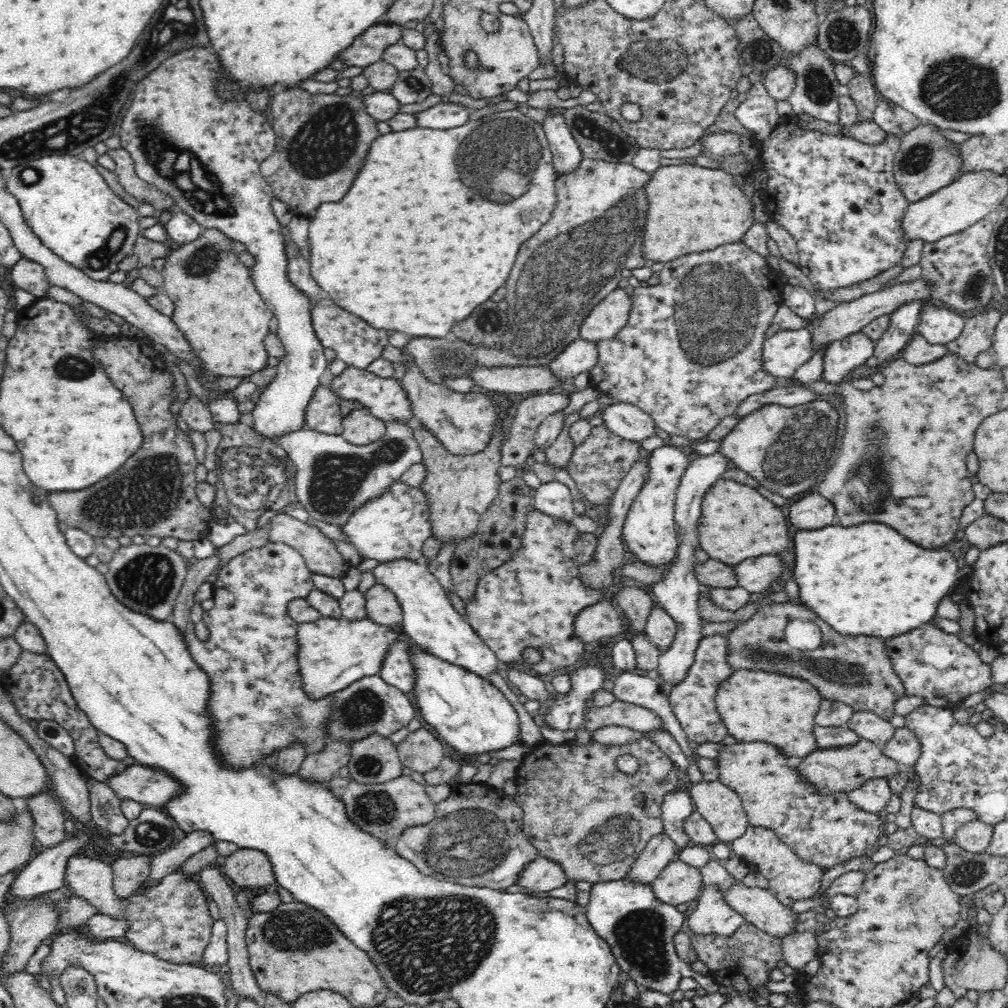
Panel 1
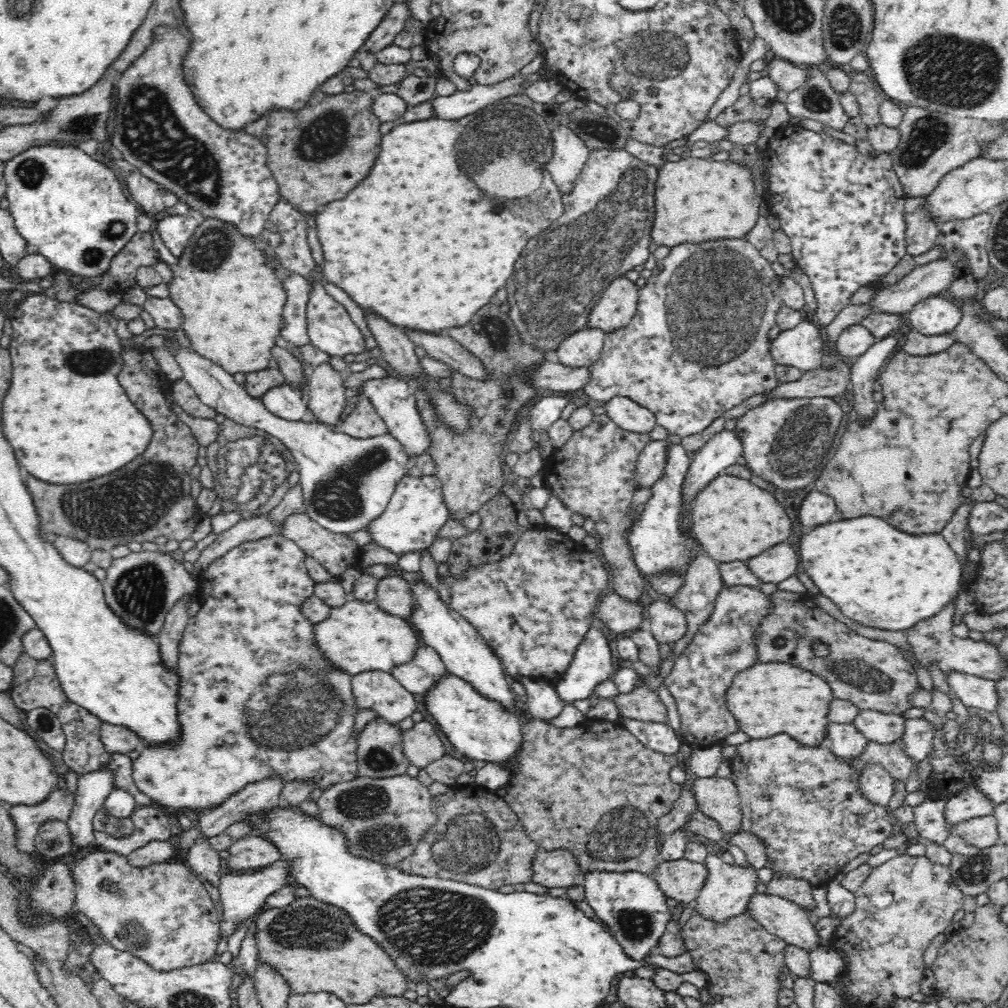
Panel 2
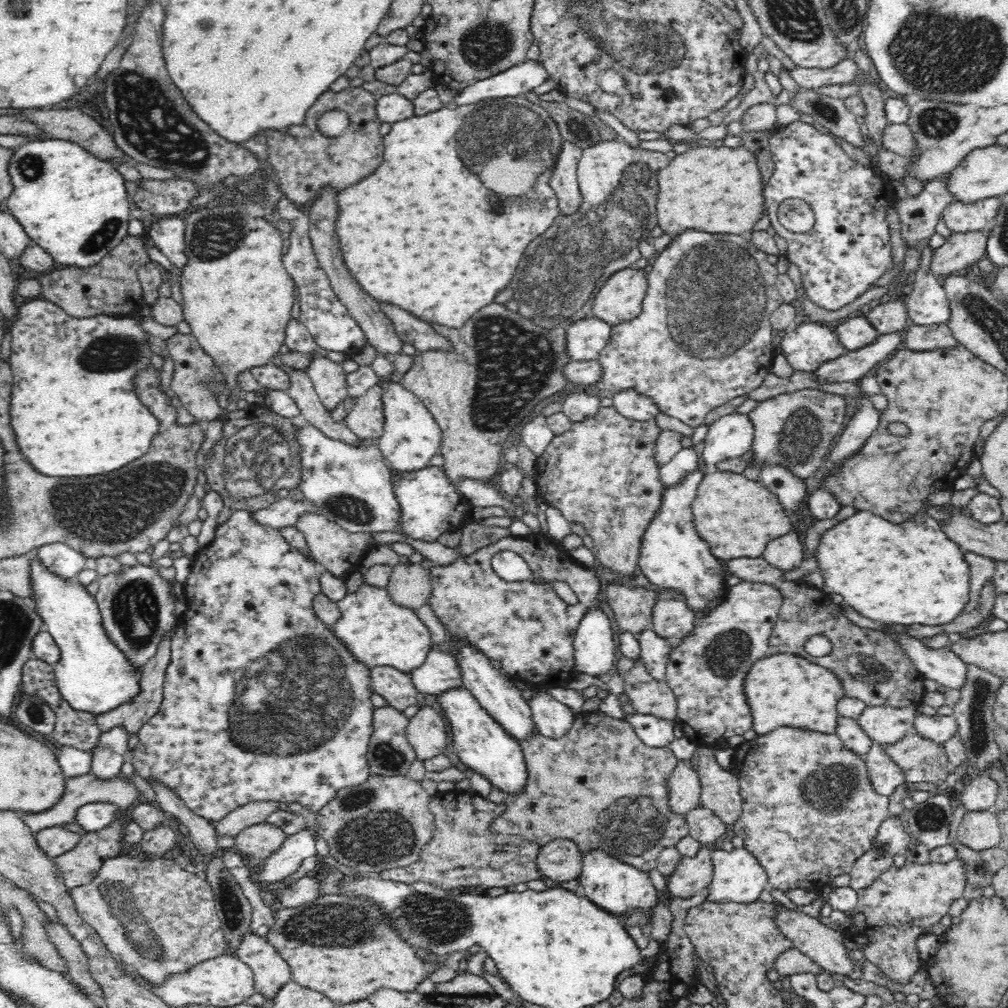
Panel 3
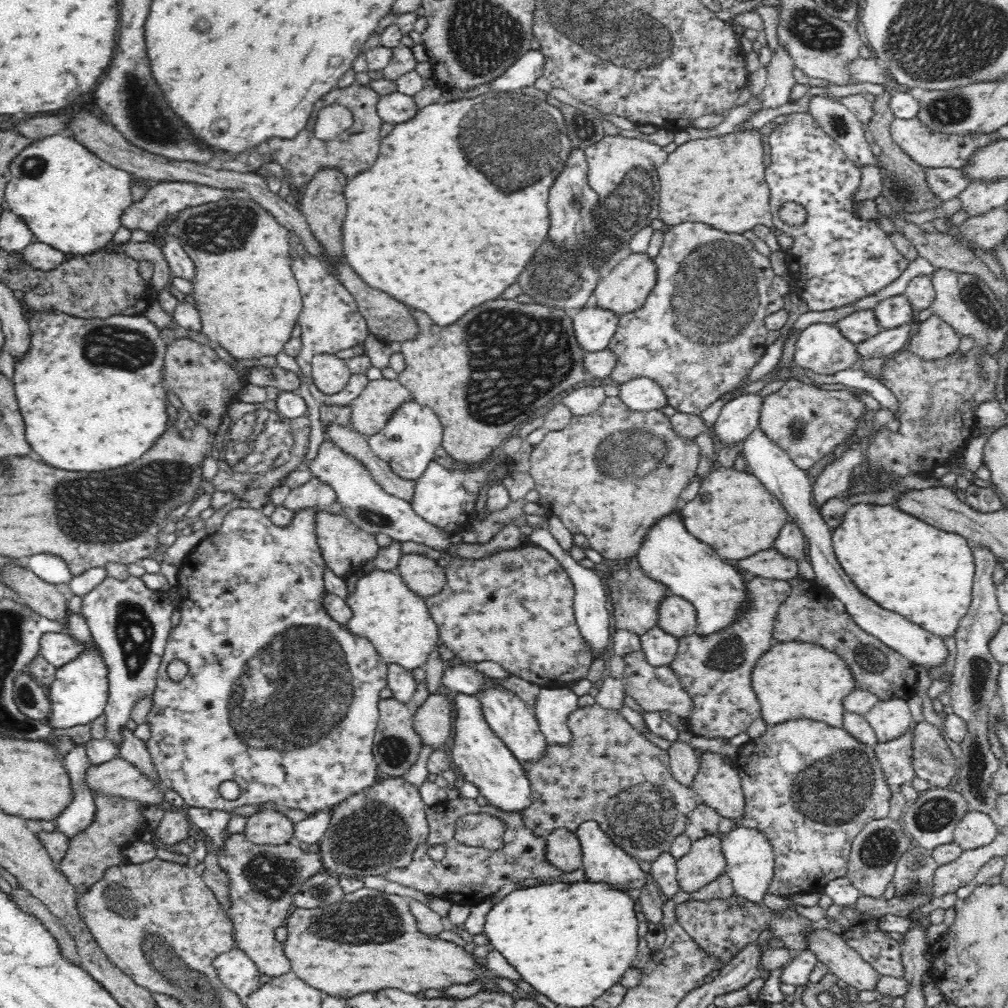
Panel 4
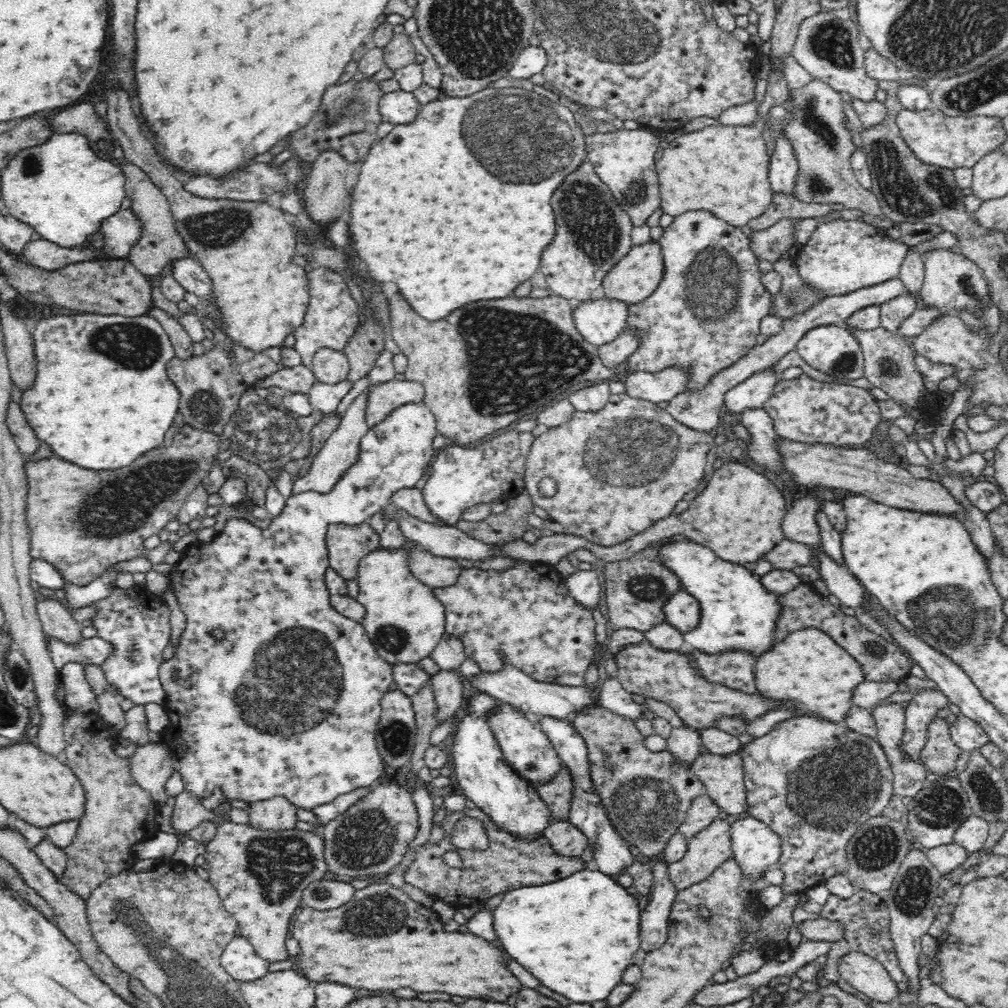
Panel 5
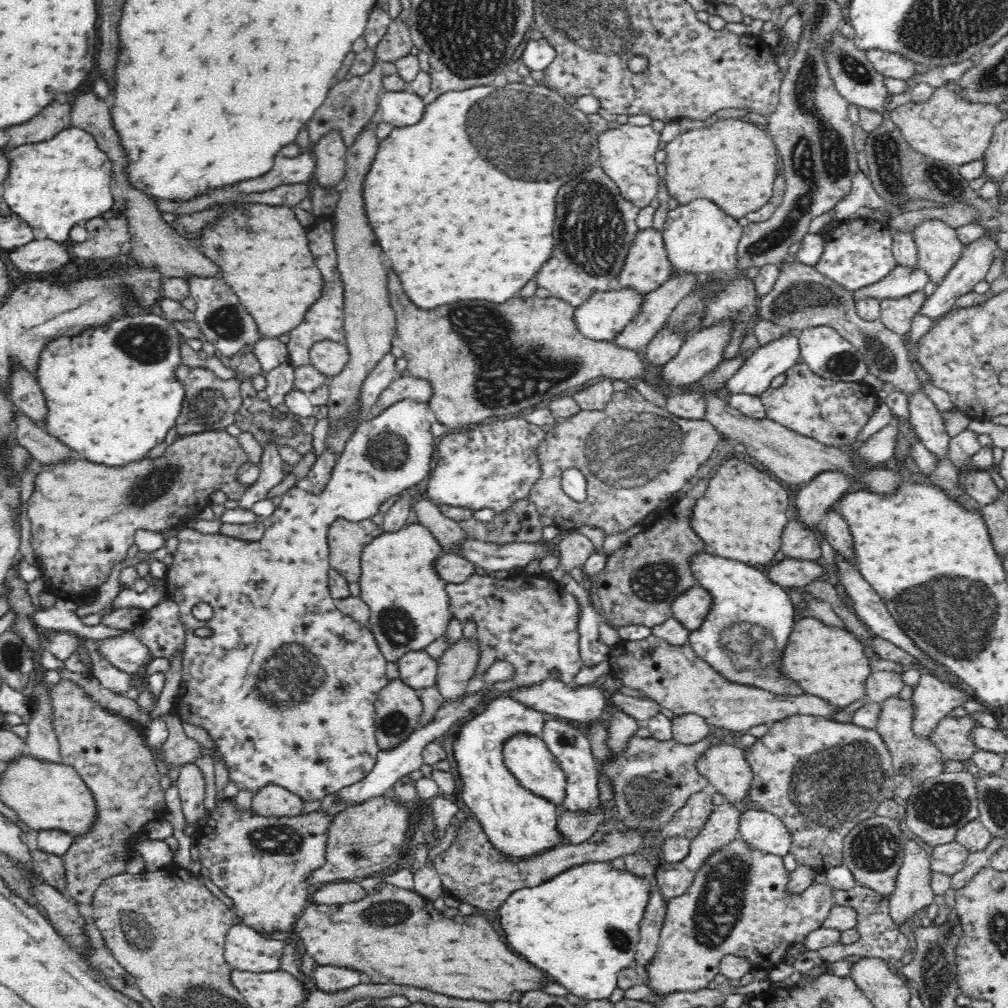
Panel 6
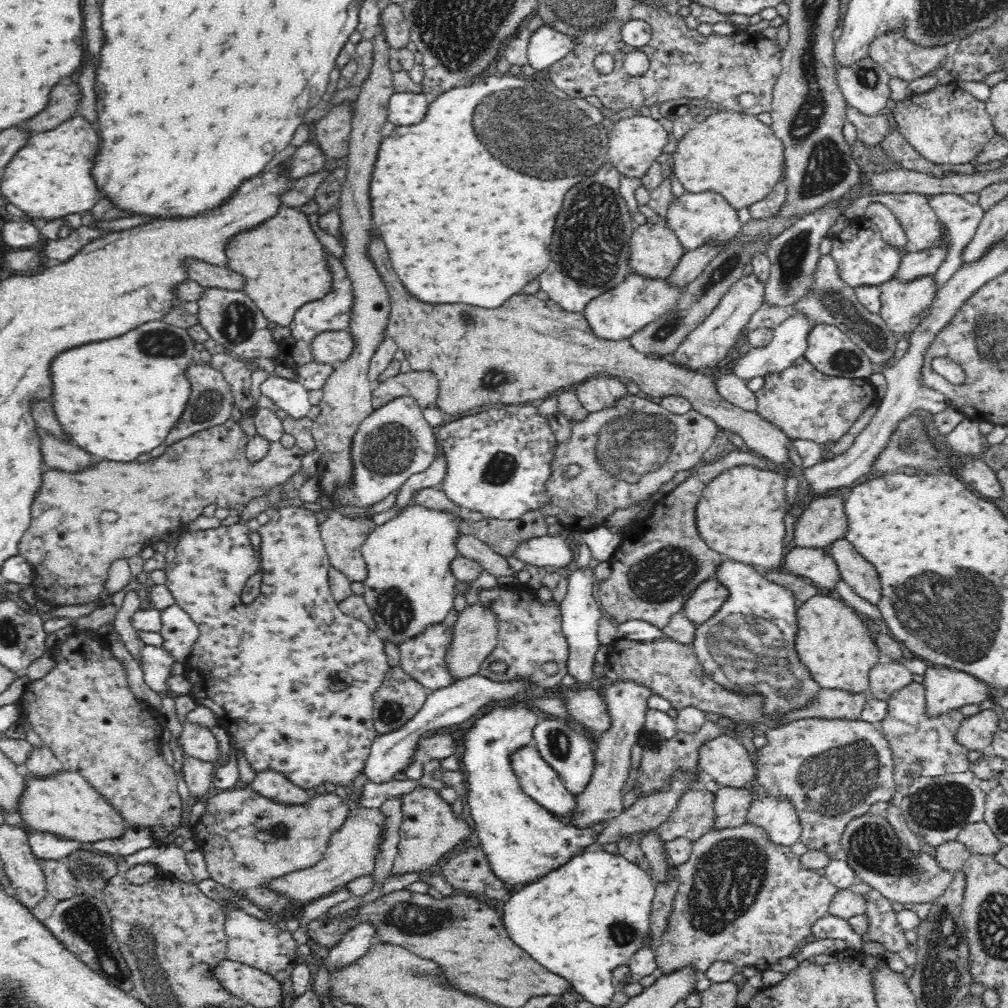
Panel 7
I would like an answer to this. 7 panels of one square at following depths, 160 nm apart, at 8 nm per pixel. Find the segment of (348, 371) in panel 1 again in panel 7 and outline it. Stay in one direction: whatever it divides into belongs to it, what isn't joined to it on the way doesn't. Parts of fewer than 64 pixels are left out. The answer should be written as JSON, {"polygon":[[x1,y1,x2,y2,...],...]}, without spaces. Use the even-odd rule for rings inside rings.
{"polygon":[[399,396,375,408,360,424,352,440,354,488,336,494,335,504,368,508,399,490,410,476,426,470,438,452,434,427,425,419,422,408,411,396],[300,505,275,510,270,513,269,521,261,526,260,535,260,552,254,552,251,547,250,529,244,522,238,523,235,520,214,529,197,531,184,529,177,540,174,559,164,570,167,576,164,584,174,595,178,606,192,617,200,629,200,636,194,643,190,656,184,662,184,675,191,684,189,694,198,706,204,706,216,715,217,724,225,728,236,749,244,752,244,758,254,772,260,769,278,769,292,783,306,790,325,787,341,790,344,786,352,787,352,782,362,772,366,757,370,754,372,740,379,736,373,720,373,698,374,692,382,685,384,674,390,668,384,651,384,639,365,622,349,617,339,609,339,602,332,596,329,587,329,570,332,566,323,547,322,537,319,535,315,512],[258,570,263,574,260,594,252,603,245,604,240,599,240,594,248,578]]}

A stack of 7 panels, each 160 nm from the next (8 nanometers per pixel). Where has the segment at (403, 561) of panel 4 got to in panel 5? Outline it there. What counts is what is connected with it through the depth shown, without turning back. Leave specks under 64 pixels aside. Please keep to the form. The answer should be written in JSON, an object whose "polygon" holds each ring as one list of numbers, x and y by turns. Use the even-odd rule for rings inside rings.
{"polygon":[[410,549,410,569,414,575,434,588,444,588,456,584,463,567,458,560,450,557,434,556,426,550]]}

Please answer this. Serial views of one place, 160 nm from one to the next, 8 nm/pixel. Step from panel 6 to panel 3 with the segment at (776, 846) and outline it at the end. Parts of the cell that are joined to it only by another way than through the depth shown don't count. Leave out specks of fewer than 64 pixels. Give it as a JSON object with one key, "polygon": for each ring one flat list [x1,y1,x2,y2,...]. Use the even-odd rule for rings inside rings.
{"polygon":[[720,845,713,846,712,862,714,863,714,876,708,891,710,901,734,901,751,903,758,900,760,892,768,887,768,873,760,861,746,847,734,847,732,852,726,852]]}

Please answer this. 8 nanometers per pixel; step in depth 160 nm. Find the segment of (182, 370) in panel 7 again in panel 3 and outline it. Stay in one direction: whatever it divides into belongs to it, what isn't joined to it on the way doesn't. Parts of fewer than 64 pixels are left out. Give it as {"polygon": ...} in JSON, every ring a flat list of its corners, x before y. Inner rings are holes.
{"polygon":[[36,299,28,302,20,302,16,320,11,329,11,355,9,360,11,374,13,375,13,383,11,390,11,406,10,414,12,414,12,426,18,434,18,444,22,448,22,452,26,454,26,458,38,468,39,472,44,472,48,476,92,476,92,474,104,474,110,470,118,470,126,464,130,464,132,460,144,456,144,452,148,452,152,438,159,431,159,417,154,416,150,412,150,408,146,408,136,392,136,378,142,370,151,366,152,346,150,346,150,338,148,332,143,328,139,318,129,317,110,317,110,316,90,316,86,318,74,318,68,316,59,306,45,299]]}

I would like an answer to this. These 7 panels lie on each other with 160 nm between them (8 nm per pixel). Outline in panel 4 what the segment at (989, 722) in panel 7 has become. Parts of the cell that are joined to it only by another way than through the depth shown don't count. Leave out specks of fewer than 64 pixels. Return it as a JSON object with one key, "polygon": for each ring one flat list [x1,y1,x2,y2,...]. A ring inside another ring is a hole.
{"polygon":[[922,722,914,728,913,767,915,776,927,780,930,786,952,786,958,760,952,755,948,742,935,725]]}

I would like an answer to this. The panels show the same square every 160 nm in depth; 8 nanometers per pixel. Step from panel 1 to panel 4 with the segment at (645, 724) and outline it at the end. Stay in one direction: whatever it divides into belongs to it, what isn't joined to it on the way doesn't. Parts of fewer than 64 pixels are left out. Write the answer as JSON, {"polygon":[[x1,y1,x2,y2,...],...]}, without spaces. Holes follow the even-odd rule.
{"polygon":[[643,648,636,649,623,656,626,667,621,679,626,693,644,709,646,712,668,712,677,714,679,717,687,720,692,717,697,704,690,696,689,690,681,677,670,665,653,665,646,659,646,653]]}

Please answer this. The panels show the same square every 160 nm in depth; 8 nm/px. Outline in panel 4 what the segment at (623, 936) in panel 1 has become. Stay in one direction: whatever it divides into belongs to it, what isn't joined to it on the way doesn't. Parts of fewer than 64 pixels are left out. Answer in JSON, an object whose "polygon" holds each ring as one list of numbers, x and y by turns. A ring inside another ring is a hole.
{"polygon":[[586,820,580,823,576,828,576,836,580,841,583,856,583,870,586,878,591,881,604,881,620,887,620,889,631,890,632,888,642,888,646,878,649,876,640,869,638,860,626,849,614,843,612,837,600,827,596,820]]}

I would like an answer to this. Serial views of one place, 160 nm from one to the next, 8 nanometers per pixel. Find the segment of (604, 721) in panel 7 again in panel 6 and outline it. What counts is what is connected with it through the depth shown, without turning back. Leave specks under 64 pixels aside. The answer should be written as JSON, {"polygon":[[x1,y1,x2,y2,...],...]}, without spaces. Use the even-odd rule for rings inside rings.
{"polygon":[[551,678,546,680,542,685,532,689,512,691,510,692,510,698,529,706,529,708,534,708,539,712,580,722,580,724,600,722,606,717,608,706,602,688,598,688,598,686,571,686,560,682,560,680]]}

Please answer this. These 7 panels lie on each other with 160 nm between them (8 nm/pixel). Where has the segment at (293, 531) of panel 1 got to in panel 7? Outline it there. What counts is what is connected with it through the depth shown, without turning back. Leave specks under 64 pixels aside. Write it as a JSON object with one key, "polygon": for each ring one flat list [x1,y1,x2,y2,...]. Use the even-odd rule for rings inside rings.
{"polygon":[[334,511,318,525,331,566,352,582,363,583,368,578,368,565,362,556,361,546,376,523,370,516,352,518]]}

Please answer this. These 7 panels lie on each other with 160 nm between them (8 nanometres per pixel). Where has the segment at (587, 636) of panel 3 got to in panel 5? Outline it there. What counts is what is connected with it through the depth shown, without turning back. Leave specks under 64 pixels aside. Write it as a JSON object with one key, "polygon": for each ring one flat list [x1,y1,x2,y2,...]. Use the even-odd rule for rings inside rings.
{"polygon":[[597,568,578,570,565,579,572,598,580,601,588,610,598,607,600,600,600,576]]}

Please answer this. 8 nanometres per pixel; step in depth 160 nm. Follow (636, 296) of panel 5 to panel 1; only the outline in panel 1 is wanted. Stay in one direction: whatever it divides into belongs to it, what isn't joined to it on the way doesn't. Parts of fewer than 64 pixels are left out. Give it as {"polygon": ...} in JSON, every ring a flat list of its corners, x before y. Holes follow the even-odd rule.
{"polygon":[[624,288,609,292,586,316,580,330,585,340,610,340,626,327,632,310,632,297]]}

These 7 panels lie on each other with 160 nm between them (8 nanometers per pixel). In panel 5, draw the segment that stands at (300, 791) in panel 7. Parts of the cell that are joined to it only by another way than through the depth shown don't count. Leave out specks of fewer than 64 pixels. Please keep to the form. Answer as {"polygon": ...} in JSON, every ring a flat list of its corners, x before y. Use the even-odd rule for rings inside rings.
{"polygon":[[282,795,251,802,248,813,249,823,262,829,291,829,299,820,297,807]]}

